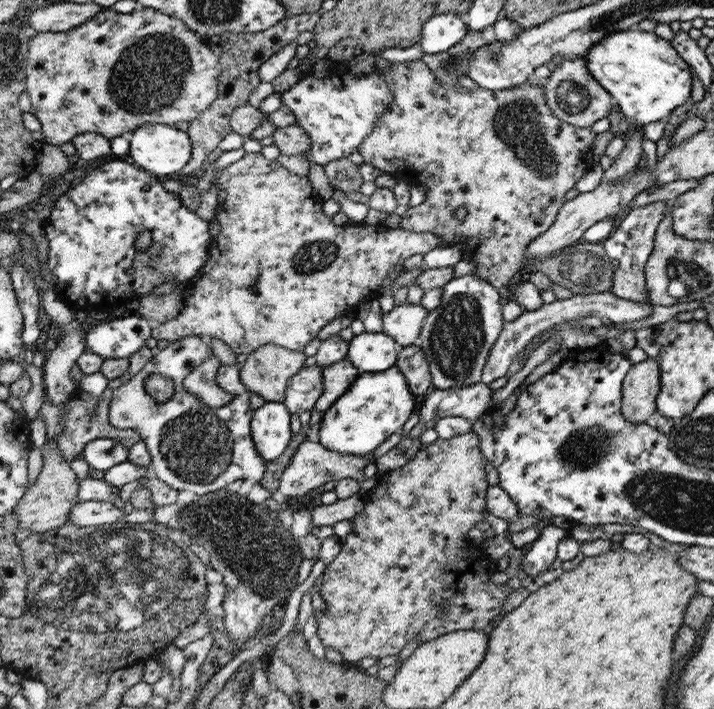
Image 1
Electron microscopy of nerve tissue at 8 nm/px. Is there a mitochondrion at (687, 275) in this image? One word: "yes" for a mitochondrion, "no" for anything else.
yes

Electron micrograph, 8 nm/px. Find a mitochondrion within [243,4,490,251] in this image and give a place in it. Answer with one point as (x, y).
(448, 65)

